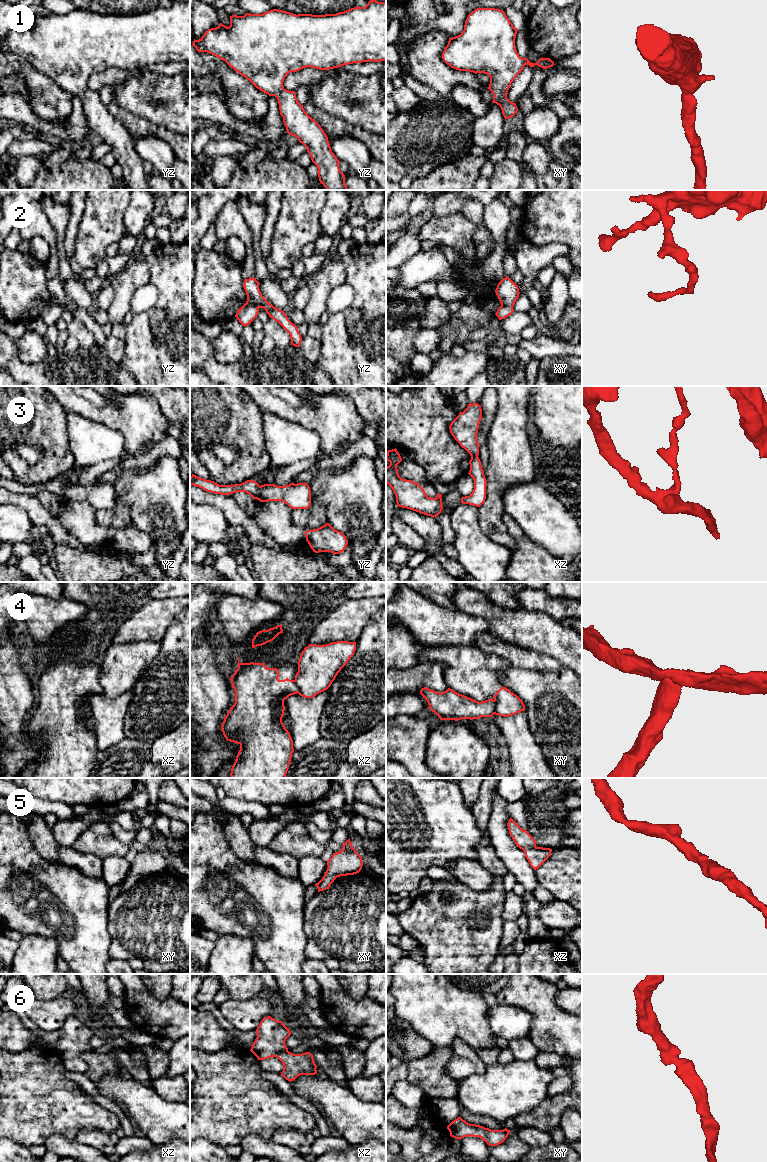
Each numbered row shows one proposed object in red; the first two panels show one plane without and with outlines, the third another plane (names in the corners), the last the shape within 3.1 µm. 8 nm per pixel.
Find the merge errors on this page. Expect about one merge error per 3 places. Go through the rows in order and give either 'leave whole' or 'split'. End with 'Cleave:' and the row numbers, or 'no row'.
1: leave whole
2: split
3: split
4: split
5: leave whole
6: leave whole
Cleave: 2, 3, 4

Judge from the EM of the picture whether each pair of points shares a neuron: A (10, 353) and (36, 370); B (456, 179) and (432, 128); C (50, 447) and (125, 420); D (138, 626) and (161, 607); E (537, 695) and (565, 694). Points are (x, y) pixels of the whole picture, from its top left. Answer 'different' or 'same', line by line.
A: same
B: different
C: different
D: same
E: same

